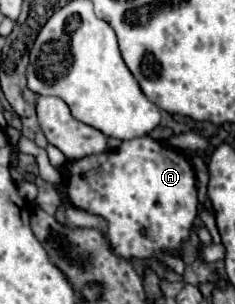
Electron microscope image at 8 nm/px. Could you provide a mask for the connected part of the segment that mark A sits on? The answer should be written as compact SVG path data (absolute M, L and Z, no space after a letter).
M144 135L138 139L124 141L116 151L106 151L100 155L72 161L66 167L64 177L68 179L68 197L78 209L106 217L106 235L118 257L162 257L164 249L178 251L180 243L188 239L188 233L196 219L196 187L194 169L184 153L164 147L160 141Z

